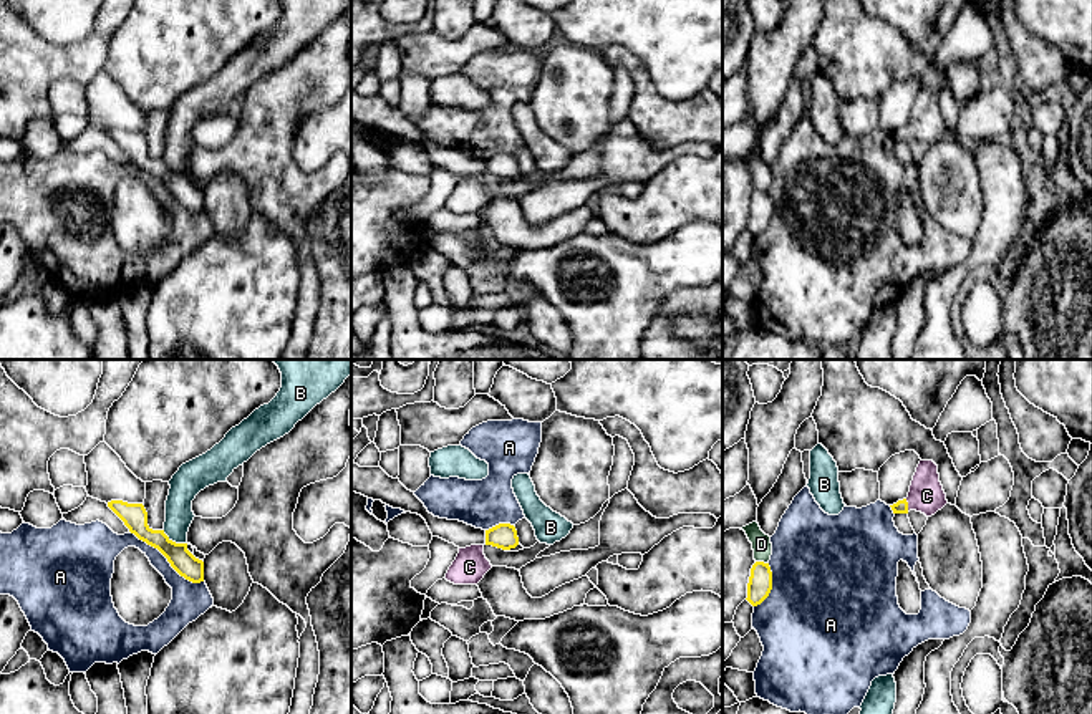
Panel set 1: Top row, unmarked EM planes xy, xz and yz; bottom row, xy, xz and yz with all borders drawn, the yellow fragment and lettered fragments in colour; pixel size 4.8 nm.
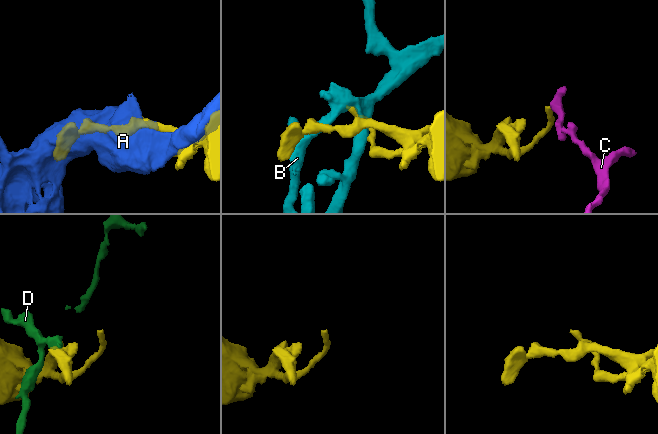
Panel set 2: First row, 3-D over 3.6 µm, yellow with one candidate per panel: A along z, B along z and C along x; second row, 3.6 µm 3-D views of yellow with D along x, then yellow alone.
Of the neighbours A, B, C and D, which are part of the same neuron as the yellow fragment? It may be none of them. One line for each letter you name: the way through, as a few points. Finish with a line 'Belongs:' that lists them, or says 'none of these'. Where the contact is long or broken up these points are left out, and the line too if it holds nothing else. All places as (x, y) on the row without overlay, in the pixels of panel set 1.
C: way yz (902, 135), (907, 135), (927, 125)
Belongs: C

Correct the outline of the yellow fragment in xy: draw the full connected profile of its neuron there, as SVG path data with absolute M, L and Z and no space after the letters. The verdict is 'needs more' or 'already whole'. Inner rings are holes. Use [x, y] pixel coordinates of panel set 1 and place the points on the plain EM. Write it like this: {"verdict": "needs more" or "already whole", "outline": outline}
{"verdict": "already whole", "outline": "M111 129L108 136L124 151L131 162L157 177L181 205L192 212L204 210L204 191L187 179L187 172L172 171L164 159L152 159L147 154L147 141L143 133Z"}

